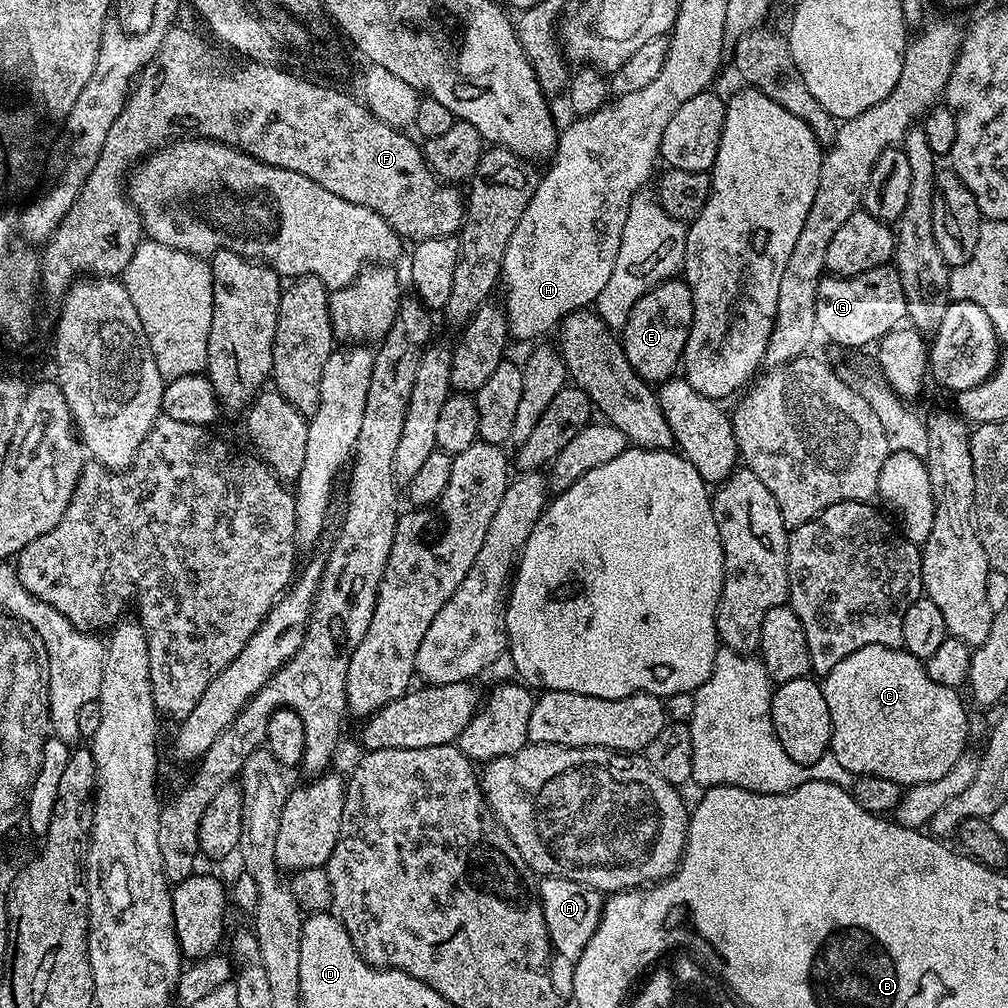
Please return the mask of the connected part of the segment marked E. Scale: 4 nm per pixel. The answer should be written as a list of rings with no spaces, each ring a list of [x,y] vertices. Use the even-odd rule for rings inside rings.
[[[683,278],[663,280],[654,286],[630,310],[630,318],[622,330],[624,353],[643,380],[663,382],[677,375],[684,358],[684,347],[692,329],[694,302],[688,281]]]

